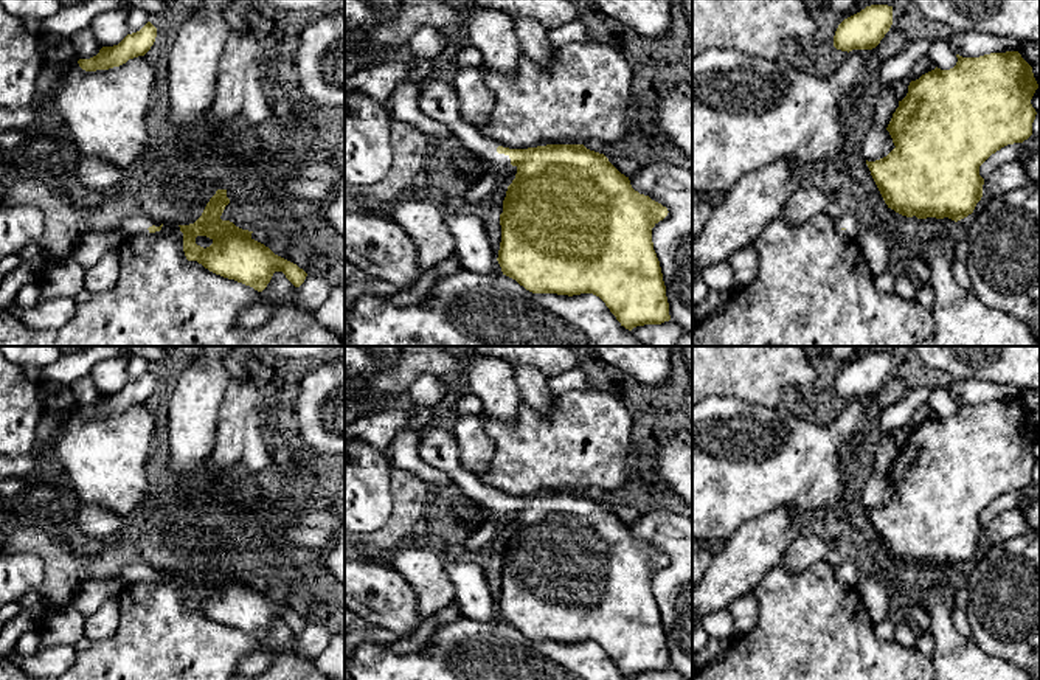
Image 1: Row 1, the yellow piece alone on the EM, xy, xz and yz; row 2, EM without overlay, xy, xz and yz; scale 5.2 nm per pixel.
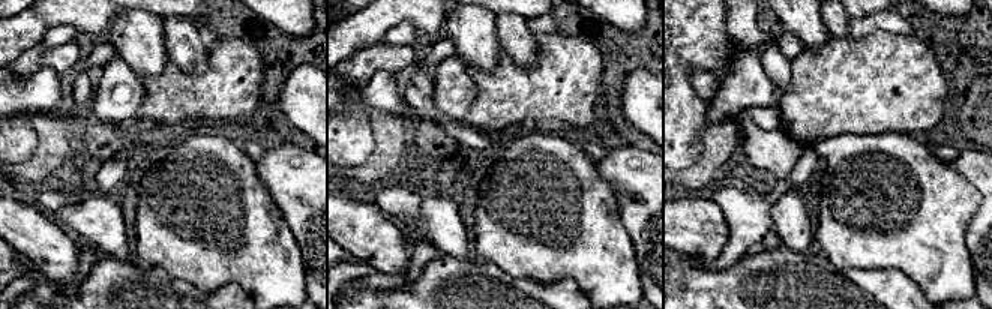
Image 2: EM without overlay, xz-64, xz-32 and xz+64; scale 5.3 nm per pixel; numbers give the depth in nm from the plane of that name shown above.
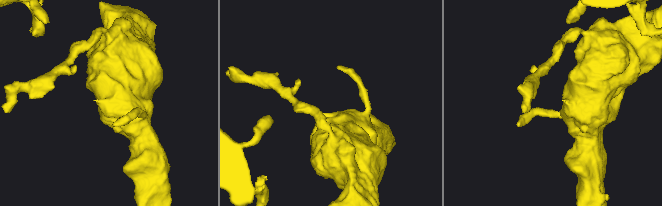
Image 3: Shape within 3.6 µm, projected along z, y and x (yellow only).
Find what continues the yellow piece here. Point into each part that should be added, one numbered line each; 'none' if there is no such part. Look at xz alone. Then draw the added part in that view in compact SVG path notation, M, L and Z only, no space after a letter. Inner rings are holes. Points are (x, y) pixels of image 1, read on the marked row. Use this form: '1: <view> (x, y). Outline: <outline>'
1: xz (438, 100). Outline: M442 68L433 71L419 88L421 112L444 123L466 151L484 158L491 166L509 166L509 155L498 154L497 141L484 138L480 130L463 120L455 87Z

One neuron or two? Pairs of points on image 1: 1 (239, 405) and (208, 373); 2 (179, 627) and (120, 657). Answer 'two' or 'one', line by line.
1: two
2: one

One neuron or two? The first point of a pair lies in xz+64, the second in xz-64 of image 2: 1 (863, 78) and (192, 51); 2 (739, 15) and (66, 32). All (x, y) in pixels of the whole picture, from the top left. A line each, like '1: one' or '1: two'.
1: two
2: one

